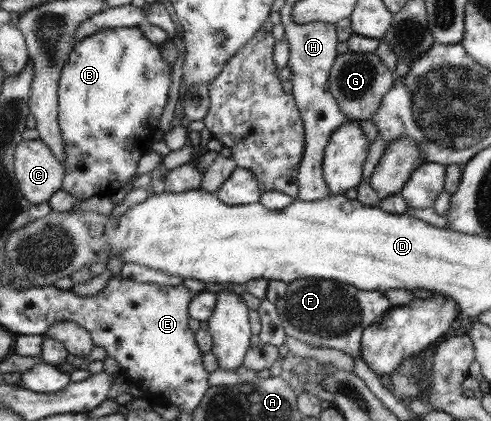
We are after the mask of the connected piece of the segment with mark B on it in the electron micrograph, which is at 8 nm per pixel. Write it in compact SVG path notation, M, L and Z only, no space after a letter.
M104 29L72 46L57 80L57 125L63 144L65 175L61 189L79 200L117 191L135 173L141 155L149 151L159 115L167 103L171 64L161 60L157 44L147 41L140 29Z

